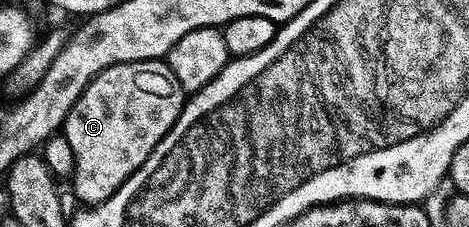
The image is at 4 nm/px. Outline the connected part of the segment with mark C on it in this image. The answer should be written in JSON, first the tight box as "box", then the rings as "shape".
{"box":[62,61,186,208],"shape":[[[167,61],[122,63],[97,75],[62,129],[76,161],[74,183],[80,204],[91,208],[111,200],[113,191],[122,188],[150,160],[158,144],[178,124],[185,105],[186,92]]]}

